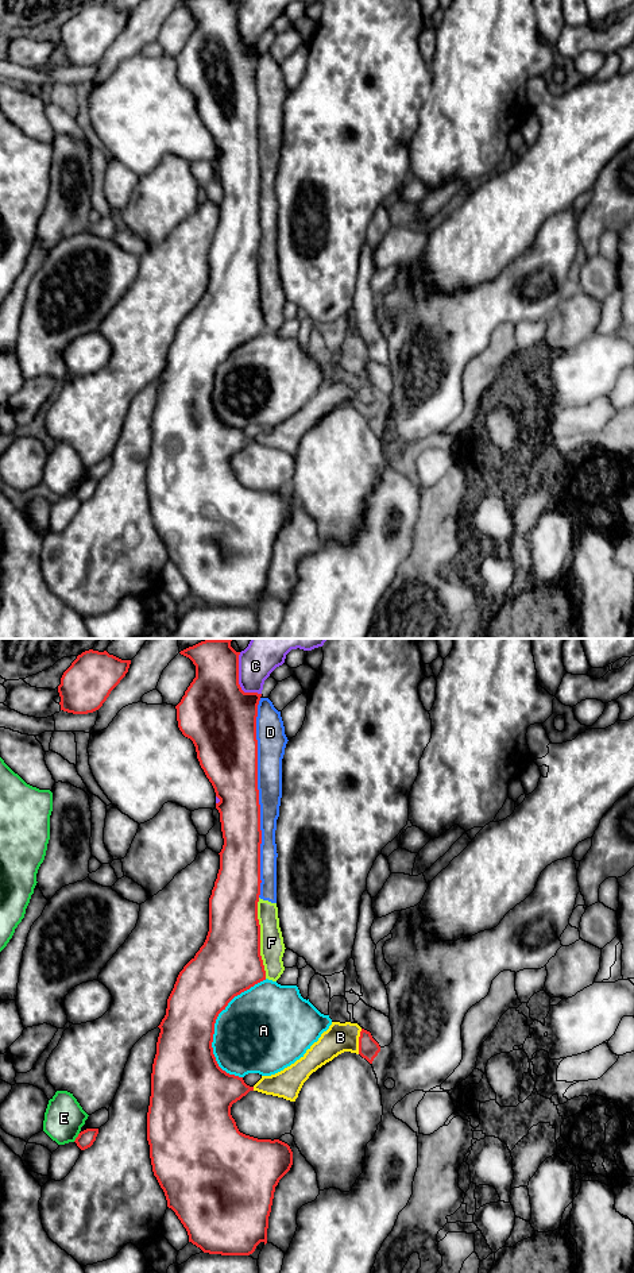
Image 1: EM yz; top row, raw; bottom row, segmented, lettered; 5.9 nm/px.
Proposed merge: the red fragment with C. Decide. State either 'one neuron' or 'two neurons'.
two neurons

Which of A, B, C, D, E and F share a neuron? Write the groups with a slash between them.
A / B / C / D F / E

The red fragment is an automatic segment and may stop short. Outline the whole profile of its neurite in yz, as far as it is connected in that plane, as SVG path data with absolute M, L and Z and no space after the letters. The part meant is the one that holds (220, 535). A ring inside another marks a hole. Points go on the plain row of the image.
M186 0L179 4L181 7L189 9L196 18L196 30L185 43L181 54L175 58L177 61L177 73L178 80L182 86L190 90L196 99L197 111L201 120L204 121L206 130L212 135L216 148L220 151L216 155L216 161L220 165L221 184L224 190L224 197L220 207L220 221L212 247L209 250L209 283L204 297L196 305L196 308L183 319L179 324L174 340L167 351L166 367L162 371L158 394L156 394L156 406L152 416L151 425L151 448L150 458L147 464L147 493L150 497L150 510L152 517L154 528L156 529L161 540L165 544L167 559L171 560L183 579L188 583L189 594L200 599L204 605L209 606L221 606L221 607L250 607L255 603L256 598L263 594L267 595L267 580L268 580L268 568L271 564L272 551L275 539L279 532L290 522L293 517L293 504L290 498L279 491L258 491L250 487L246 487L239 483L235 471L231 467L231 459L233 455L246 448L250 443L254 443L254 439L250 439L244 435L243 429L229 427L223 423L213 406L213 386L214 375L219 366L225 362L228 355L241 344L250 342L255 336L266 332L266 323L263 312L260 308L260 277L258 271L258 254L260 247L260 196L262 196L262 182L260 182L260 157L259 157L259 142L258 142L258 92L256 92L256 69L258 69L258 57L262 46L258 45L244 45L239 36L239 7L233 0Z

